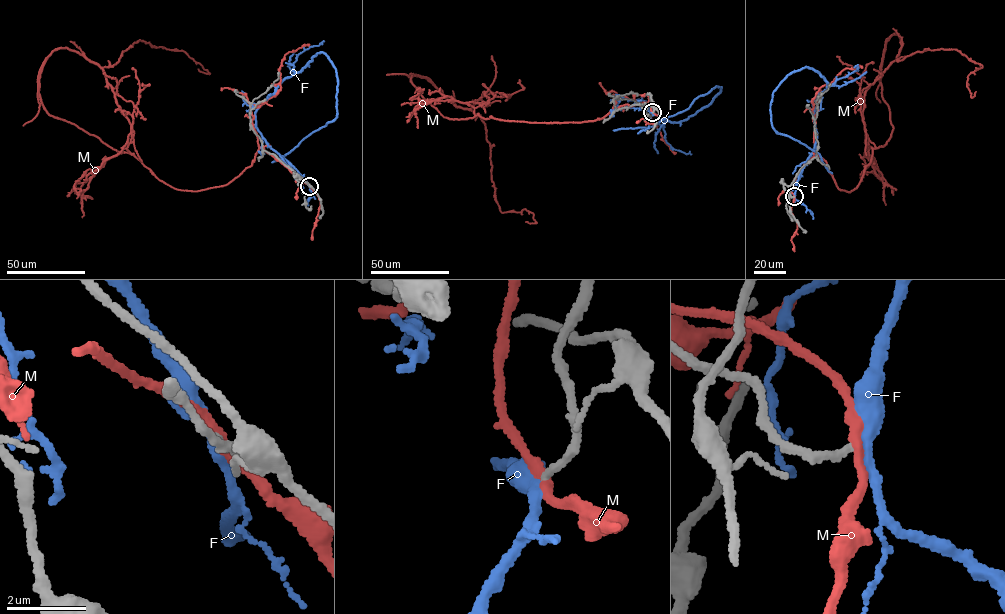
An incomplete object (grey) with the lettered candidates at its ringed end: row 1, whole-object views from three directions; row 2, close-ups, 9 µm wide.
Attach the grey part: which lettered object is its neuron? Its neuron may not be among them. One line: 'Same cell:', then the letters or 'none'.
Same cell: F

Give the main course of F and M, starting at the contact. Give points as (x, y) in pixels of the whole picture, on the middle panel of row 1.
F: (652, 113), (617, 104), (643, 100), (664, 120), (681, 122), (706, 107), (721, 87), (653, 126), (613, 130)
M: (652, 113), (484, 118), (484, 92), (471, 109), (495, 199), (526, 222)

